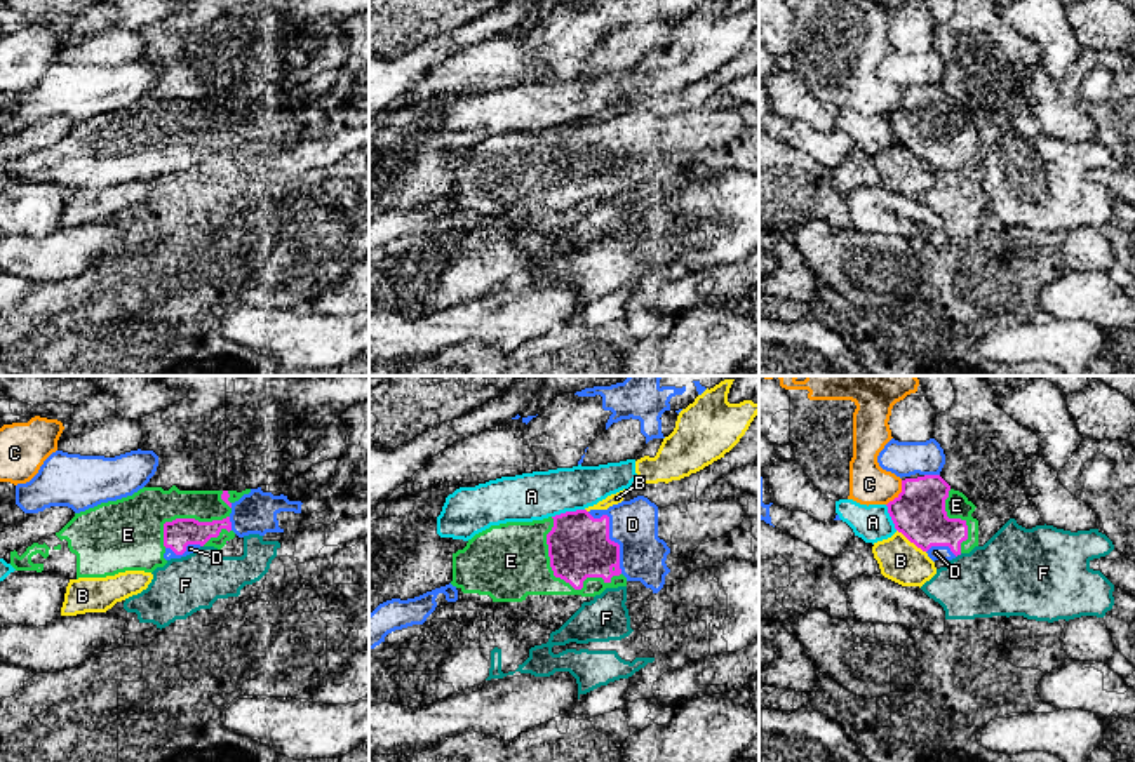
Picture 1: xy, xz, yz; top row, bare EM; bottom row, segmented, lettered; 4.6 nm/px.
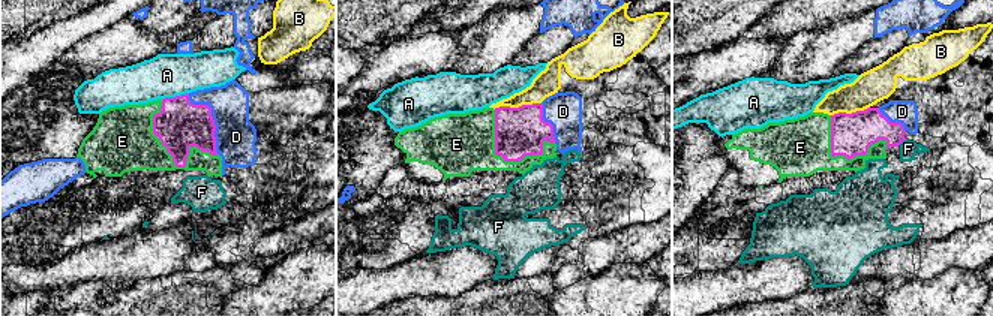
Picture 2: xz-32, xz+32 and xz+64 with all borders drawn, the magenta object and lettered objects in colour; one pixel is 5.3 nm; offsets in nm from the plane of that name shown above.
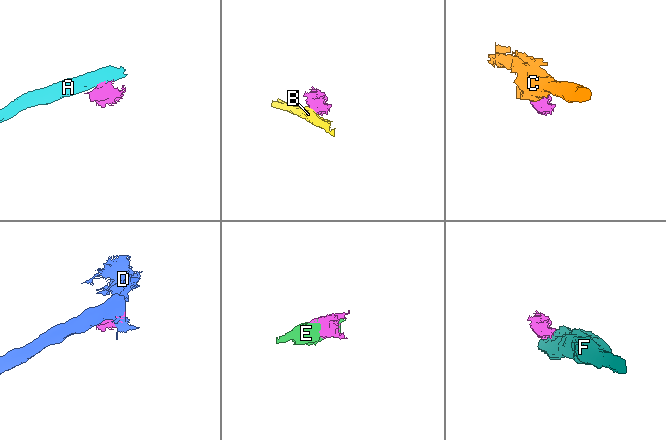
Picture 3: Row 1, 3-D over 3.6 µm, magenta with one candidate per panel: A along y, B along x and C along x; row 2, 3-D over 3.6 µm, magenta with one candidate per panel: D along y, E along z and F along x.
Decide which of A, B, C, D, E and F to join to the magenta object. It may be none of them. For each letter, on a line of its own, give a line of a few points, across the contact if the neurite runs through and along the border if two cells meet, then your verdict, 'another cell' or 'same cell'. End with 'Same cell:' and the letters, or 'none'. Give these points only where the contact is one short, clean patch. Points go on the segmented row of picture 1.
A: xz (584, 508), (561, 512), (552, 517) | another cell
B: yz (897, 529), (925, 552) | another cell
C: yz (902, 481), (902, 489), (886, 505) | another cell
D: another cell
E: same cell
F: another cell
Same cell: E

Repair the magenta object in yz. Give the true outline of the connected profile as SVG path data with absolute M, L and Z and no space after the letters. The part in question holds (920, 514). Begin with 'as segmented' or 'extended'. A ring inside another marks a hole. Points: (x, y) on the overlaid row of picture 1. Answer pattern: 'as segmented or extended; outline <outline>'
extended; outline M940 475L902 480L902 492L886 506L895 529L923 551L931 546L949 546L957 557L978 546L978 520L971 517L977 506Z

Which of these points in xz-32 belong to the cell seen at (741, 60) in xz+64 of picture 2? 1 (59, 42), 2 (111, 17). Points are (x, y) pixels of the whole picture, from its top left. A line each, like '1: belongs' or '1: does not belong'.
1: does not belong
2: does not belong

